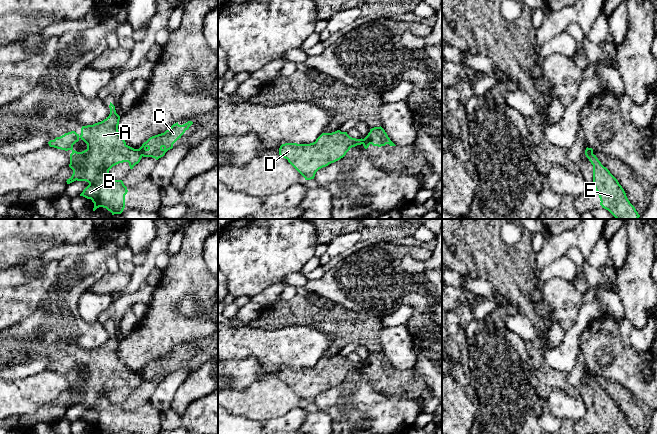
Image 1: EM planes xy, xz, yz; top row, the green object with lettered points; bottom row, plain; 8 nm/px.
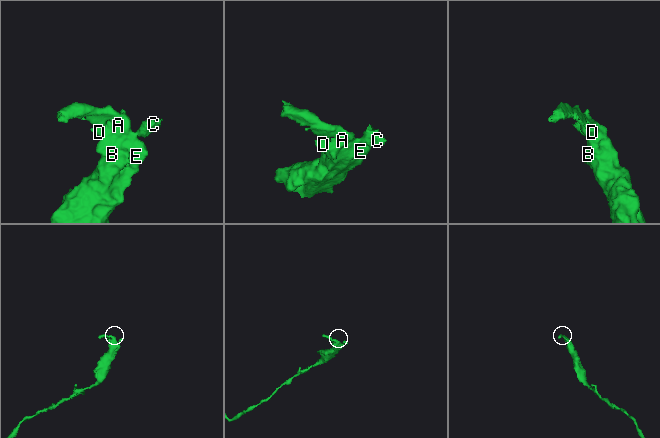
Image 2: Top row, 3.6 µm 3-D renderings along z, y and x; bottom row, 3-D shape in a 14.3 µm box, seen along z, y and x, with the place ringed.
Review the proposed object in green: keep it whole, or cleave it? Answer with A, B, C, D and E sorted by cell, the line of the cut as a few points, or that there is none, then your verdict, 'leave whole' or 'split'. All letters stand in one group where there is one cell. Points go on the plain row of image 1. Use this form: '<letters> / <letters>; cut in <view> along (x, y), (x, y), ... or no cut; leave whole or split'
A B D E / C; cut in xy along (138, 373), (142, 379); split

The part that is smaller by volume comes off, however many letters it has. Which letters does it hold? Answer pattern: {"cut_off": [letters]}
{"cut_off": ["C"]}

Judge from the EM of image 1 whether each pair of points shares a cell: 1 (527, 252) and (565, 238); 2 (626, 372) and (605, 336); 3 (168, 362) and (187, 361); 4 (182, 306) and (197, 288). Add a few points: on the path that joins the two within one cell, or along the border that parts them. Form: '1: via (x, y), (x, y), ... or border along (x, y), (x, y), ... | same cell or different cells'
1: border along (535, 254), (536, 278) | different cells
2: via (617, 363), (605, 351), (605, 345) | same cell
3: via (173, 361), (182, 361) | same cell
4: border along (200, 307), (191, 314), (182, 314), (176, 308) | different cells

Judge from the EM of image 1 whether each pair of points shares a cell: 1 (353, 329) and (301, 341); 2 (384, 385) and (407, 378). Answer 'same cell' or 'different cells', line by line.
1: different cells
2: same cell

